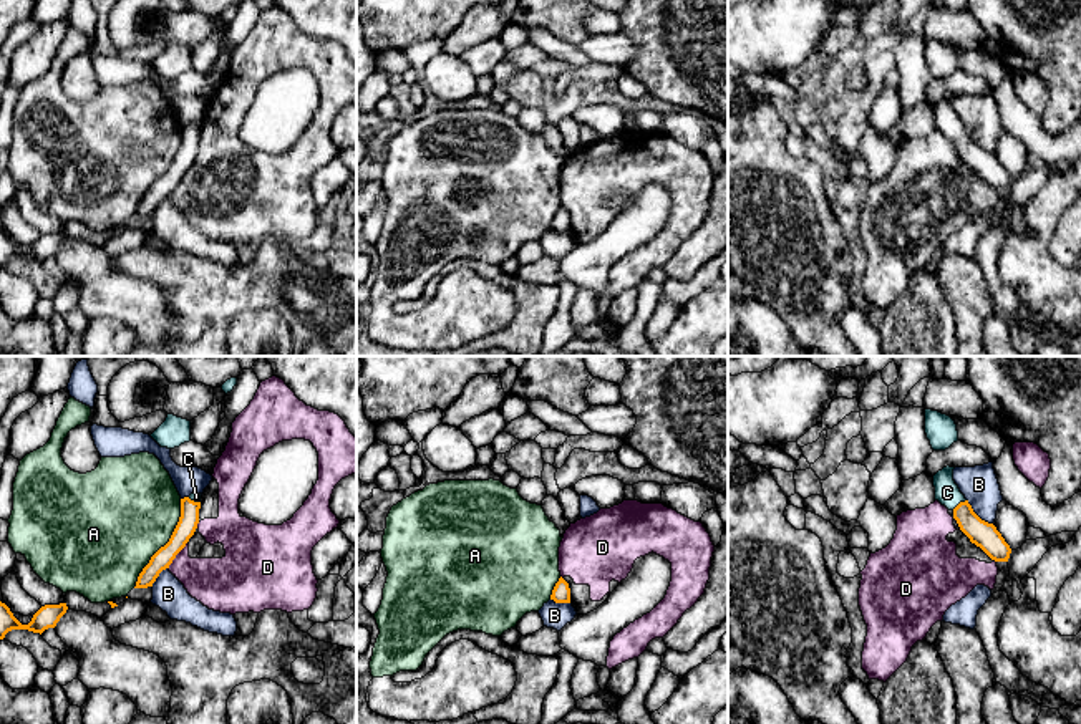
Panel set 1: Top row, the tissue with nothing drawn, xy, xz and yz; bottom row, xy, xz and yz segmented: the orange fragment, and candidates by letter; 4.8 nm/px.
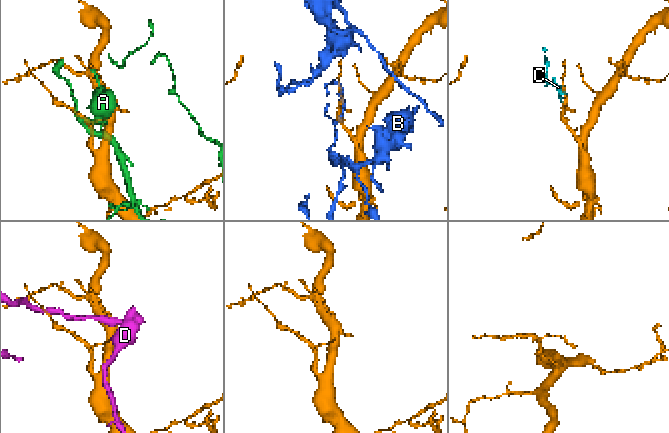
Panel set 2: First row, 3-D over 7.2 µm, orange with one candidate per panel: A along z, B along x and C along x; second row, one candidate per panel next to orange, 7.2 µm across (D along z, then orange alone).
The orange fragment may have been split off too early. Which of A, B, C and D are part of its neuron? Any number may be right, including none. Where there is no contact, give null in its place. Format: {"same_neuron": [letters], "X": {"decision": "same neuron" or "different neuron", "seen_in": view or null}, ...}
{"same_neuron": ["C"], "A": {"decision": "different neuron", "seen_in": "xy"}, "B": {"decision": "different neuron", "seen_in": "yz"}, "C": {"decision": "same neuron", "seen_in": "yz"}, "D": {"decision": "different neuron", "seen_in": "xy"}}

